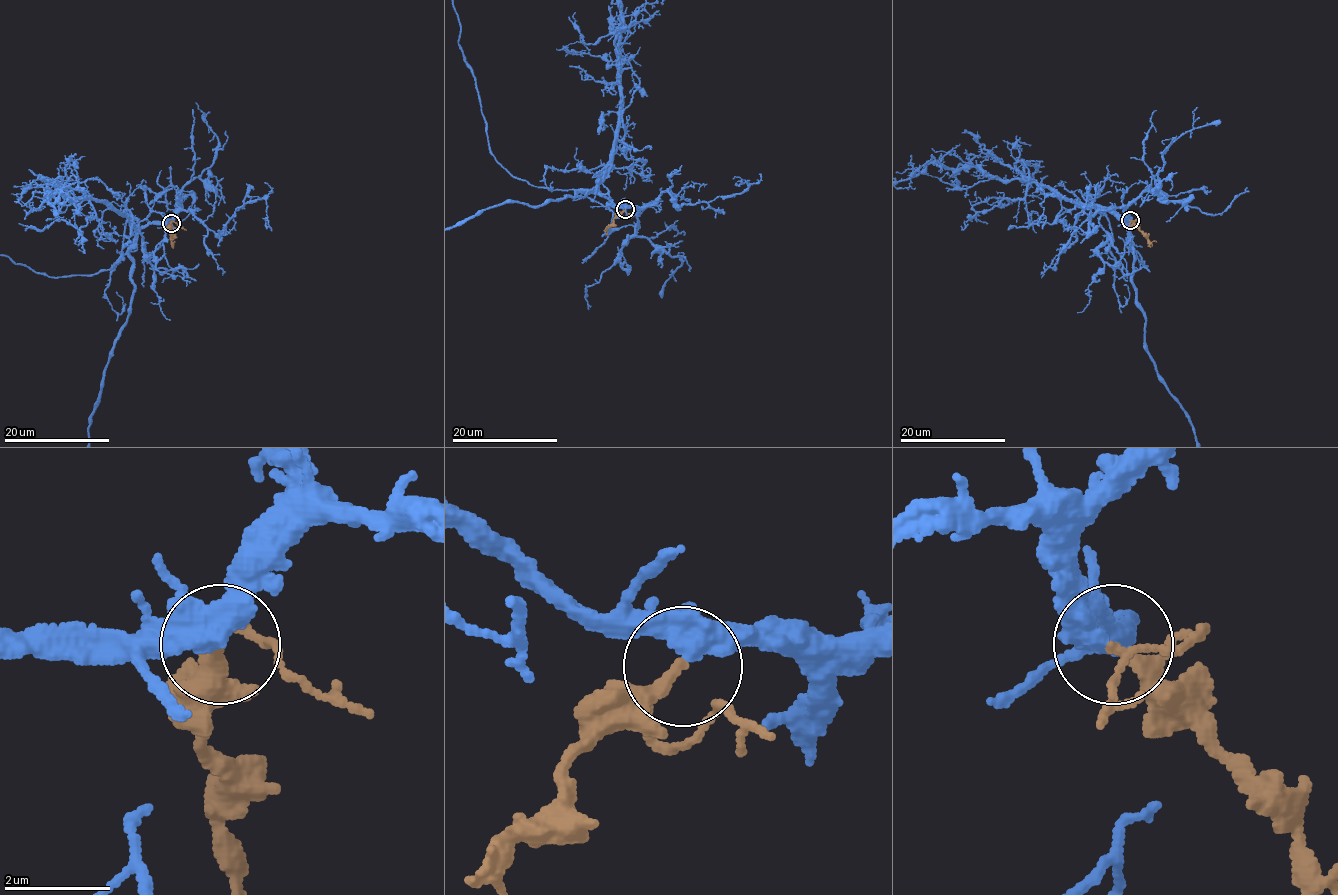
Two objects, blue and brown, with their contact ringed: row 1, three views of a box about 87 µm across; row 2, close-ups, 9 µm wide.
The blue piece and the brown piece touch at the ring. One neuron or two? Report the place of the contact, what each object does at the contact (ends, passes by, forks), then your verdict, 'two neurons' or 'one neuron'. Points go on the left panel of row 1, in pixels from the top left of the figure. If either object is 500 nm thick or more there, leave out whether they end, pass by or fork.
at (171, 223); blue forks there; brown passes by; one neuron

